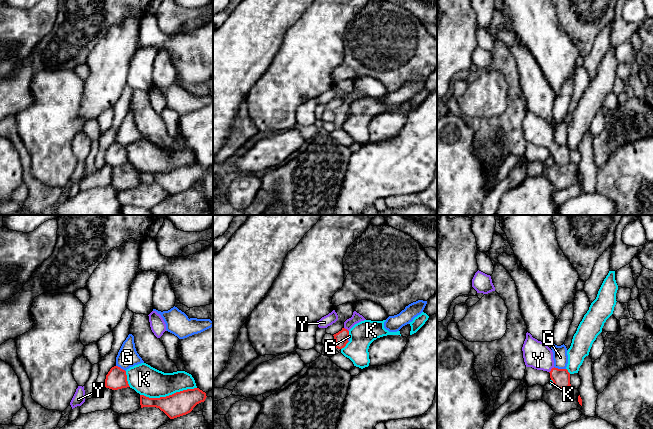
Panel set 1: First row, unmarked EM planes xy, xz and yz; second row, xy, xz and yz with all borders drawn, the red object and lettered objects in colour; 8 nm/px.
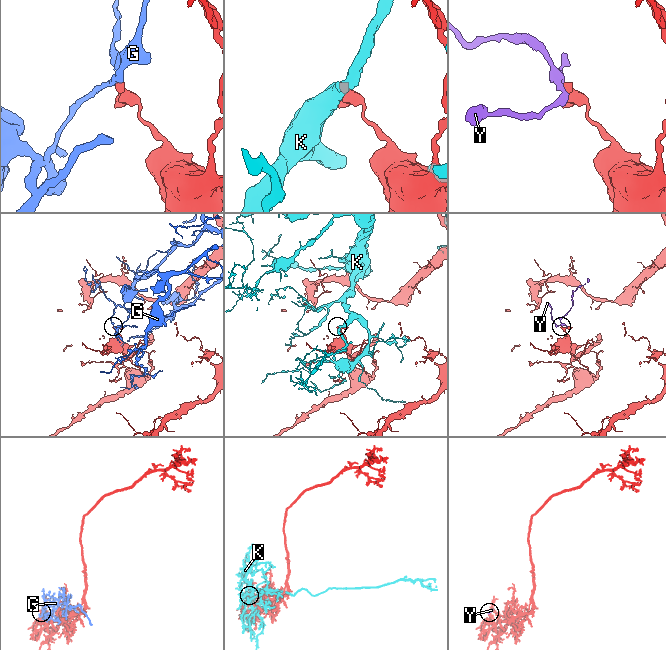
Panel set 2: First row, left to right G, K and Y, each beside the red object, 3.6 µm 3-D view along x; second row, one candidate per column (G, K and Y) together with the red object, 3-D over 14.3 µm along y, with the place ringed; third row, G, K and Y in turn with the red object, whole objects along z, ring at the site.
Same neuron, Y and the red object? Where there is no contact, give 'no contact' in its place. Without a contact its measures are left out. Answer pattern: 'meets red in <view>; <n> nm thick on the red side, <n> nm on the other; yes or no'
meets red in yz; 140 nm thick on the red side, 220 nm on the other; yes

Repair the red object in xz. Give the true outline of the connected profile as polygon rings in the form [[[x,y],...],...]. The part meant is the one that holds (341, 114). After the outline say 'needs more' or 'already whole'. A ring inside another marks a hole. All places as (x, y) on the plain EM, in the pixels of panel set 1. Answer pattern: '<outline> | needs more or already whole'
[[[356,87],[353,88],[353,91],[351,94],[347,95],[344,98],[344,103],[341,107],[334,110],[335,120],[334,123],[338,125],[342,125],[346,122],[346,120],[349,118],[349,106],[357,99],[366,96],[362,91],[357,89]]] | needs more

